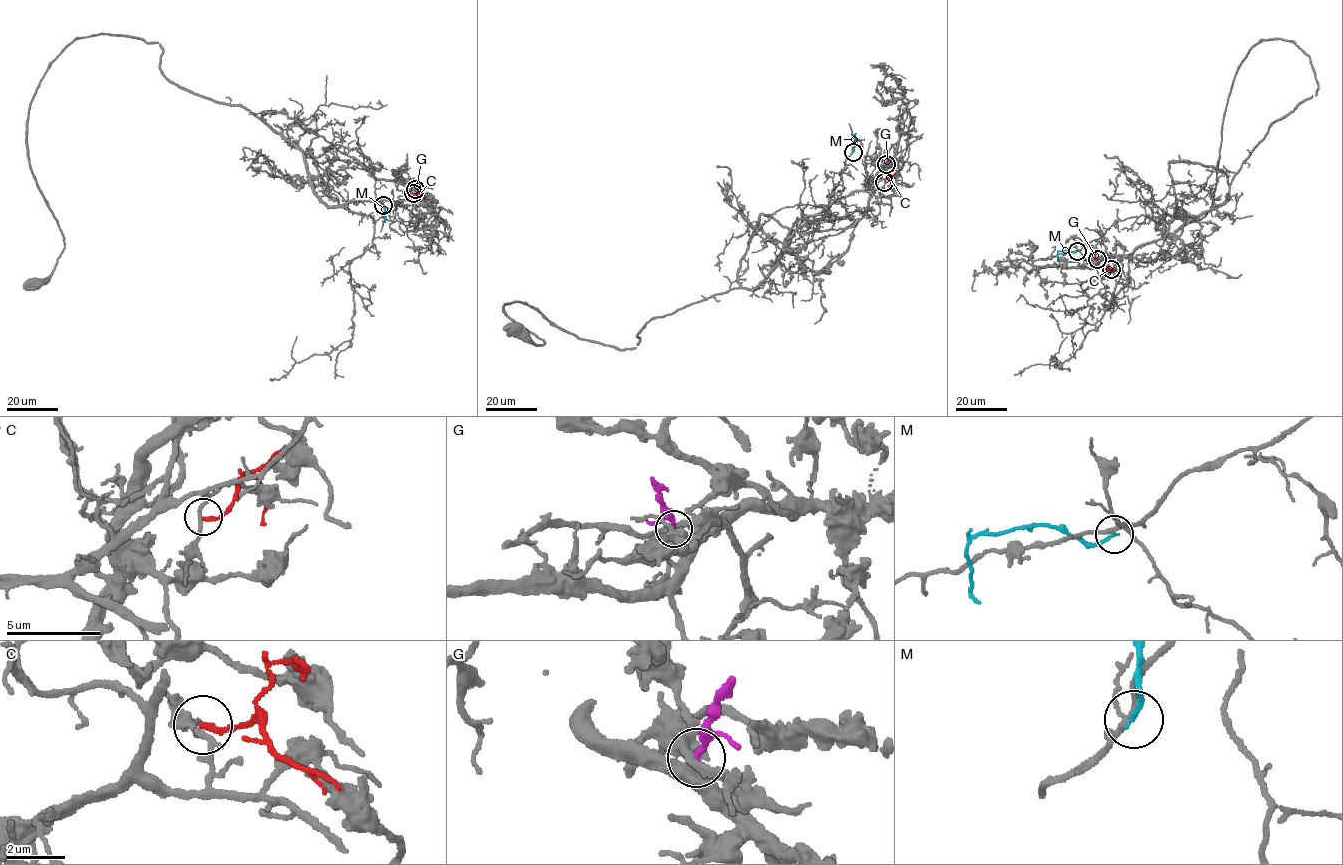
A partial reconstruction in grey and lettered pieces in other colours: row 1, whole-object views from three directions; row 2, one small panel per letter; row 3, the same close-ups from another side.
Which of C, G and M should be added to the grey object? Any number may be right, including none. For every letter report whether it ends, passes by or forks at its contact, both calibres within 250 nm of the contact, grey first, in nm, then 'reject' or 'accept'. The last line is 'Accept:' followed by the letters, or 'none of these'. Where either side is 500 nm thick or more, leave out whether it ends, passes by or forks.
C: it ends; calibres 190 and 220 nm; reject
G: it ends; calibres 280 and 240 nm; reject
M: it ends; calibres 180 and 180 nm; reject
Accept: none of these

